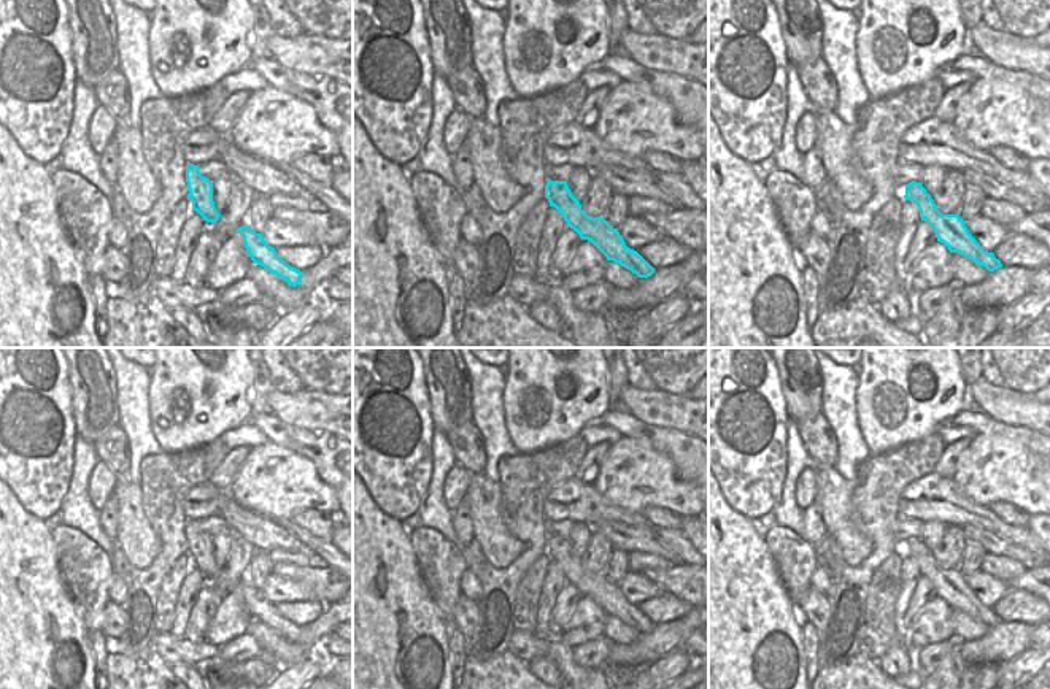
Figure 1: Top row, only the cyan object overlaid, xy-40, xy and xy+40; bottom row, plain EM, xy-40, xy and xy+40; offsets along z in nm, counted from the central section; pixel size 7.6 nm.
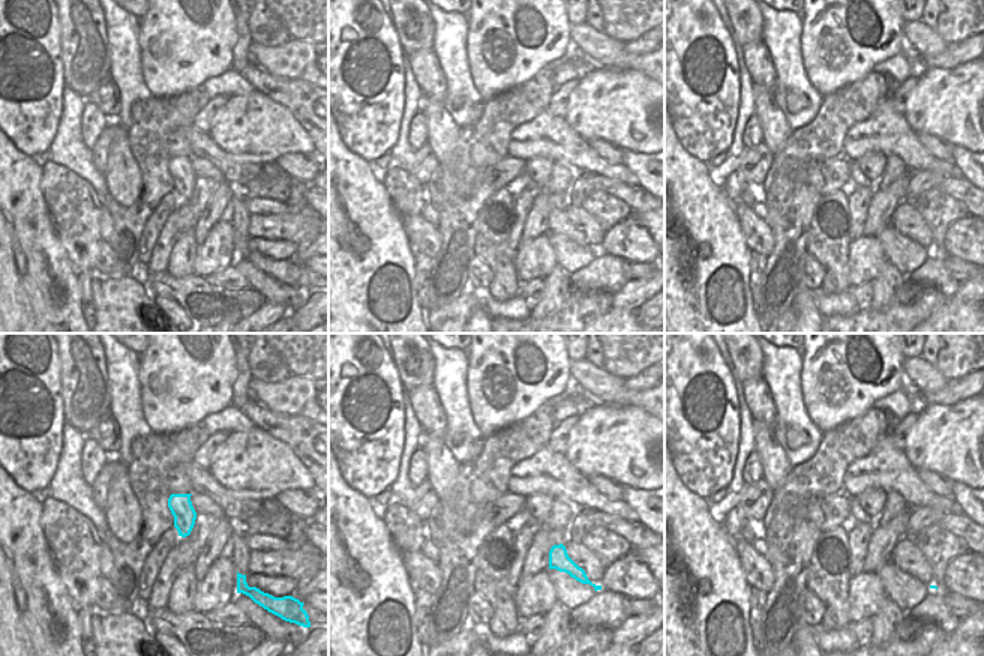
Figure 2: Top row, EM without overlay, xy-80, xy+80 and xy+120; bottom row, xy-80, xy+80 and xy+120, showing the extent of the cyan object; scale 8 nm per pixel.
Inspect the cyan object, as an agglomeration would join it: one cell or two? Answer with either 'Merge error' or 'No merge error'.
No merge error.

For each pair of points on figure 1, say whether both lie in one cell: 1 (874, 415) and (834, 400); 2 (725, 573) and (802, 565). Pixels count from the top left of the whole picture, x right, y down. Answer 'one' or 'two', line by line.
1: two
2: two

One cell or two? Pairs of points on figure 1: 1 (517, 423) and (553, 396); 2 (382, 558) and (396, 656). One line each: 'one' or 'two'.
1: one
2: one

